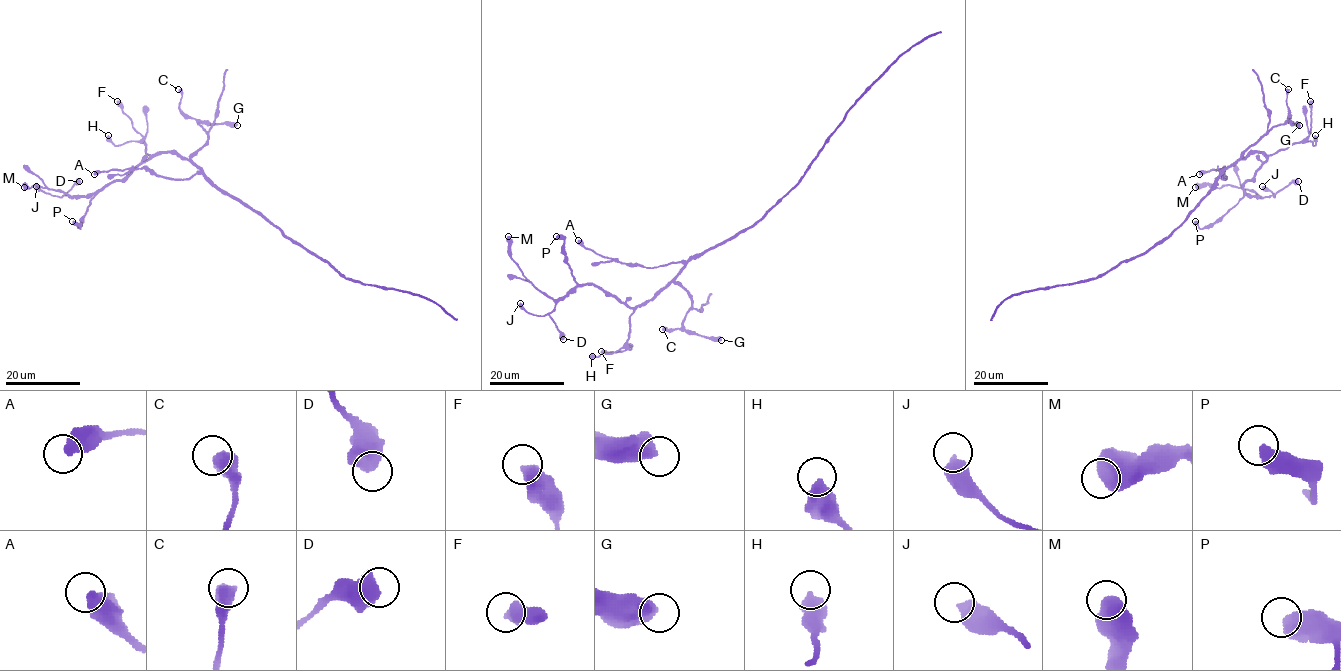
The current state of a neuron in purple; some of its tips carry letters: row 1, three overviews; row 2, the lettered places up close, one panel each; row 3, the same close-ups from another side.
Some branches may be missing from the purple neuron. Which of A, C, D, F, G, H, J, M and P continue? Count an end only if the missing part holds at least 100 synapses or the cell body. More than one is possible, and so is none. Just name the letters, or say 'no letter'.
no letter

